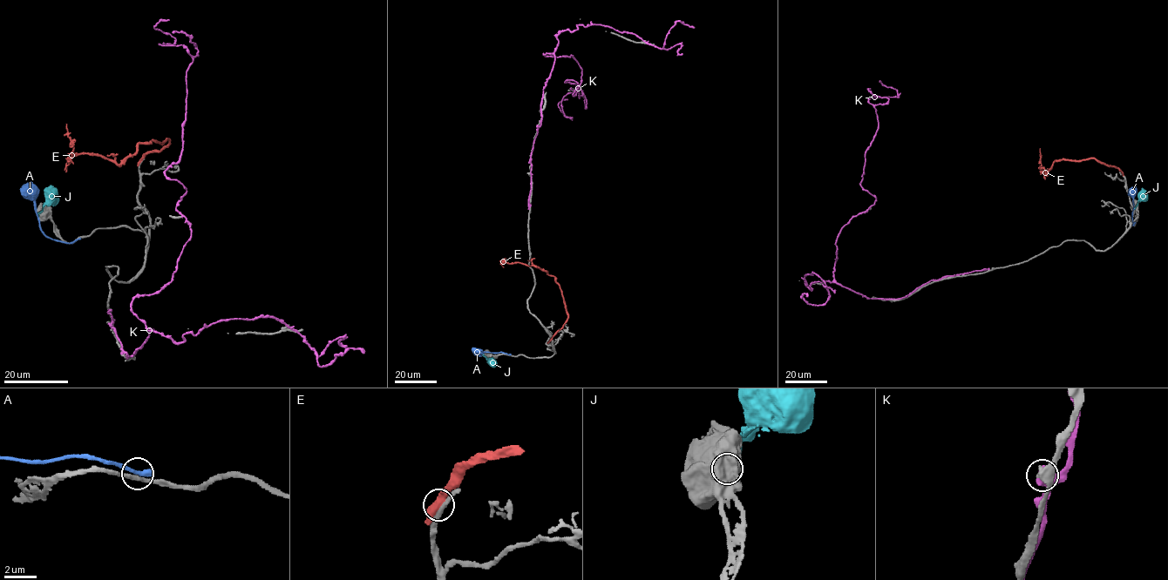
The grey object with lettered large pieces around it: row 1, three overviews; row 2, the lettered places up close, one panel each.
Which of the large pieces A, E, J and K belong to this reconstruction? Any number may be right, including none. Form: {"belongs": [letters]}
{"belongs": []}

